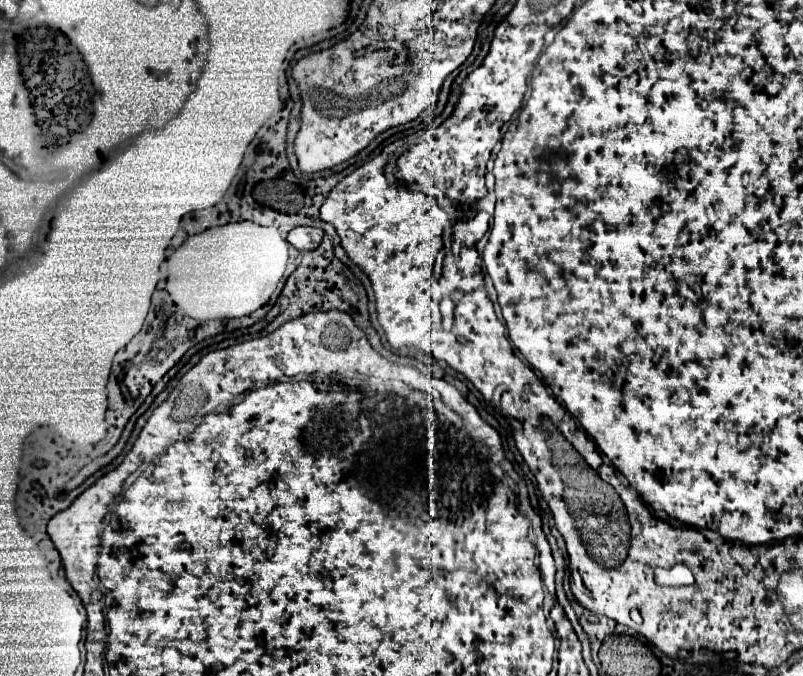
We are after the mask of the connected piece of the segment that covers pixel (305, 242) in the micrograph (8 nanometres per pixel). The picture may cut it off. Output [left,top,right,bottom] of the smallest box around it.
[287,226,323,250]

